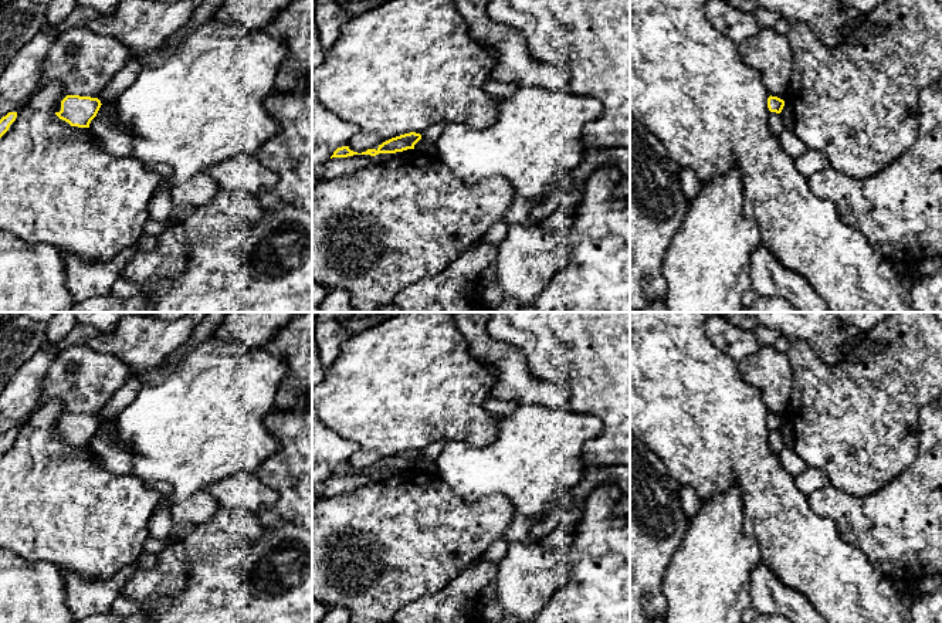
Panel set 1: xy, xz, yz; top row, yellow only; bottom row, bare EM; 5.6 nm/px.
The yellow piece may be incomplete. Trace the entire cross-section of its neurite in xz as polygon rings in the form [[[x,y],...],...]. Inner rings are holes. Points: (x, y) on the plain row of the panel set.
[[[410,450],[410,451],[404,451],[396,456],[392,456],[386,460],[383,460],[382,463],[379,463],[377,467],[367,467],[366,470],[358,471],[349,467],[349,464],[342,464],[338,465],[332,475],[348,475],[348,474],[353,474],[353,473],[370,473],[370,474],[376,474],[379,471],[396,471],[396,470],[403,470],[407,467],[414,467],[414,463],[421,457],[420,451],[416,450]]]

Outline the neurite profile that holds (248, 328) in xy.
[[[228,312],[216,336],[224,342],[258,346],[270,341],[292,315],[294,312]]]

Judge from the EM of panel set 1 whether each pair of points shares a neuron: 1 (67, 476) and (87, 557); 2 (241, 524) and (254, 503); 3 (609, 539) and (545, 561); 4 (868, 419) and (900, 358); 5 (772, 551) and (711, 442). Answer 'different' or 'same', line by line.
1: same
2: different
3: different
4: same
5: same

